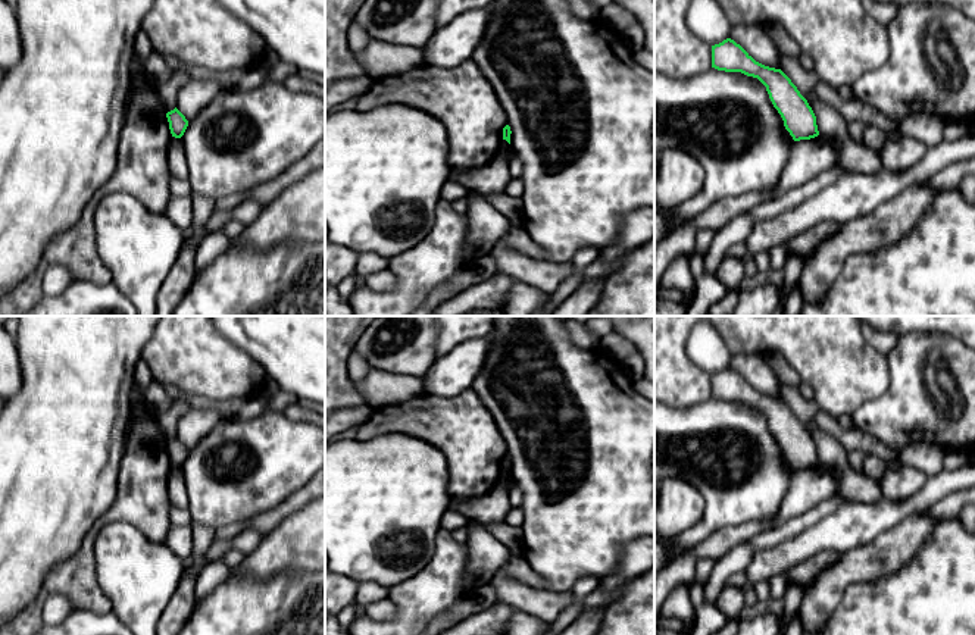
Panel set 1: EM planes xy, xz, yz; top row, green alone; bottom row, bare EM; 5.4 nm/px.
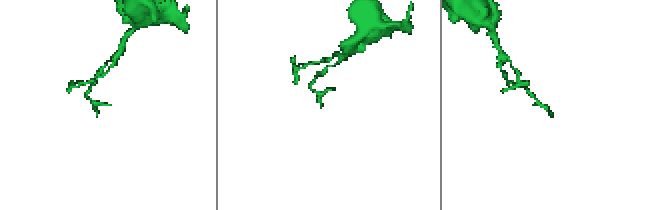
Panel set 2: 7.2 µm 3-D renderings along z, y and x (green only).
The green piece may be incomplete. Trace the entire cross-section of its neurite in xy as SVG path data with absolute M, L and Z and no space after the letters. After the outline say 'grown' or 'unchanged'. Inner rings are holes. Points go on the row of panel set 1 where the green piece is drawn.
M175 107L166 113L172 137L181 138L188 126L185 116Z | unchanged

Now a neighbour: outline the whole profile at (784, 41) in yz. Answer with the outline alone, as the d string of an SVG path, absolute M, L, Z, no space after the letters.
M778 22L765 26L768 35L778 47L779 53L790 57L797 57L800 54L799 44L788 34L788 31Z

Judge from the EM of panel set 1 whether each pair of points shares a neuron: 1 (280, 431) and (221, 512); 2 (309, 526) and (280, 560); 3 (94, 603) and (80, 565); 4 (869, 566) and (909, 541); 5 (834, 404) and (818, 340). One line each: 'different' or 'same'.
1: same
2: same
3: same
4: same
5: same

